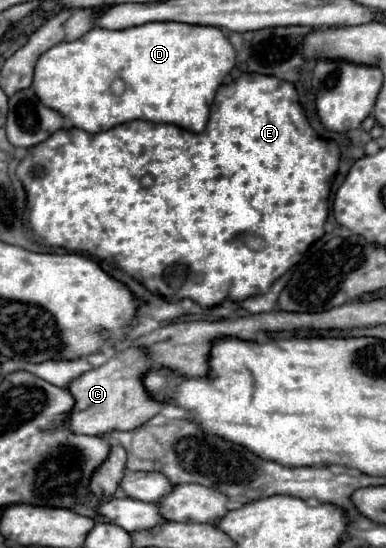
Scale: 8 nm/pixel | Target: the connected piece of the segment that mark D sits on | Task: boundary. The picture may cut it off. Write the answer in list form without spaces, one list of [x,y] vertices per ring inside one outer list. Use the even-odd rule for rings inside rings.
[[[150,22],[116,32],[92,28],[78,40],[46,50],[36,62],[32,88],[46,108],[60,112],[74,128],[90,134],[132,120],[166,122],[202,132],[214,94],[234,64],[232,44],[222,30],[212,26]],[[118,79],[124,80],[126,90]]]

